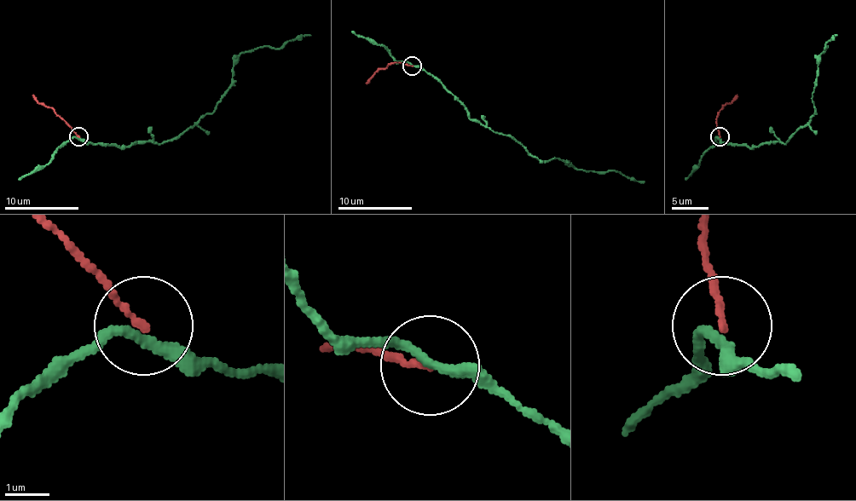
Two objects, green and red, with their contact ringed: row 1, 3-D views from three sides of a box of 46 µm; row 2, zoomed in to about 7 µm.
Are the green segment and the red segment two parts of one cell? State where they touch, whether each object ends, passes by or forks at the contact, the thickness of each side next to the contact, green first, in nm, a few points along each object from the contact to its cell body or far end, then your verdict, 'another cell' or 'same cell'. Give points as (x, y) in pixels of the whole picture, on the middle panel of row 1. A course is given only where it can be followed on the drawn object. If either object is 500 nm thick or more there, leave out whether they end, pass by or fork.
(412, 66) | green passes by | red ends | 200/140 nm | green via (413, 65), (432, 74), (471, 118), (511, 135), (531, 155), (557, 158), (593, 172), (614, 170), (644, 183) | red via (413, 65), (390, 63), (366, 83) | another cell

